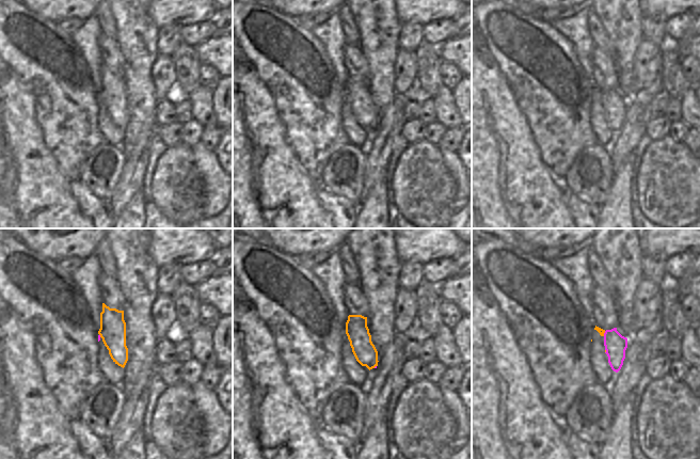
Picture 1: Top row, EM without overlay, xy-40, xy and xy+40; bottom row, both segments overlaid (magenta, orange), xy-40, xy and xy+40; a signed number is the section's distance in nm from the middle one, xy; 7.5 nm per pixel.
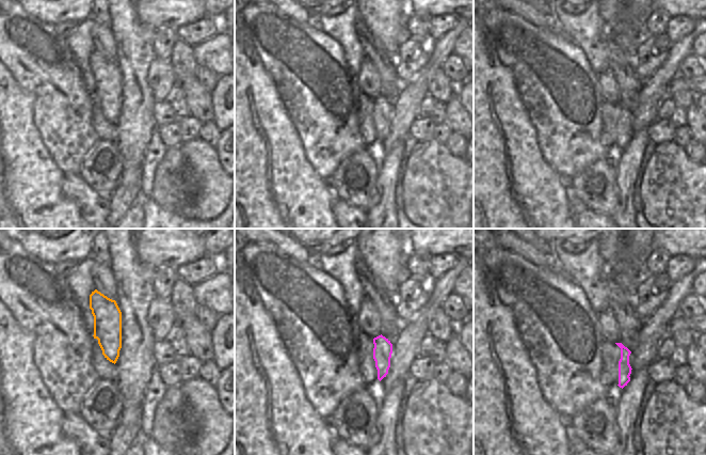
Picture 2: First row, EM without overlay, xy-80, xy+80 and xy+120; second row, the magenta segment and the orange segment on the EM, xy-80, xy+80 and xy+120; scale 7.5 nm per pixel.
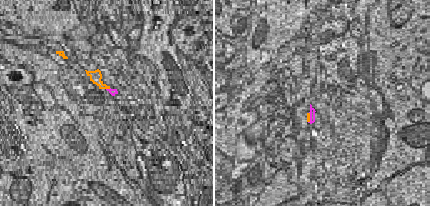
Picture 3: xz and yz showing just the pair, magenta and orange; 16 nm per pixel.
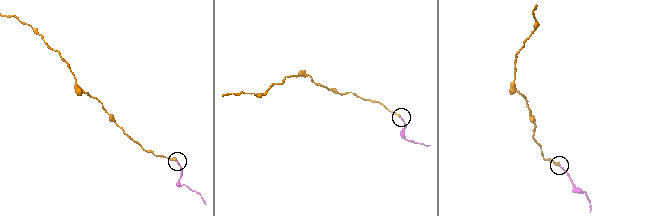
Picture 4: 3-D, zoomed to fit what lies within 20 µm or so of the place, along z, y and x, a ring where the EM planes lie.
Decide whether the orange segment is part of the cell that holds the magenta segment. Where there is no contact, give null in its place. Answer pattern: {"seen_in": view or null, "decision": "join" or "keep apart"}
{"seen_in": "xy+40", "decision": "join"}

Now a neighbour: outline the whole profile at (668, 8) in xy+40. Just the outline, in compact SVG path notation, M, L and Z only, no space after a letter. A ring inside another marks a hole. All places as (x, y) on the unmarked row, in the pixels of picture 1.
M639 0L643 16L663 14L667 18L680 14L700 16L700 0Z

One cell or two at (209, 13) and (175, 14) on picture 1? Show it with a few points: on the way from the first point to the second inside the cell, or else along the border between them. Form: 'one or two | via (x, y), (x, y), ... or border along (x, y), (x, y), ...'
one | via (201, 13), (184, 13)

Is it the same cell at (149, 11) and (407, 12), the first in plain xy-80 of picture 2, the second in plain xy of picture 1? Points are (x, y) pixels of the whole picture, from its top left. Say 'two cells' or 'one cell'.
one cell

